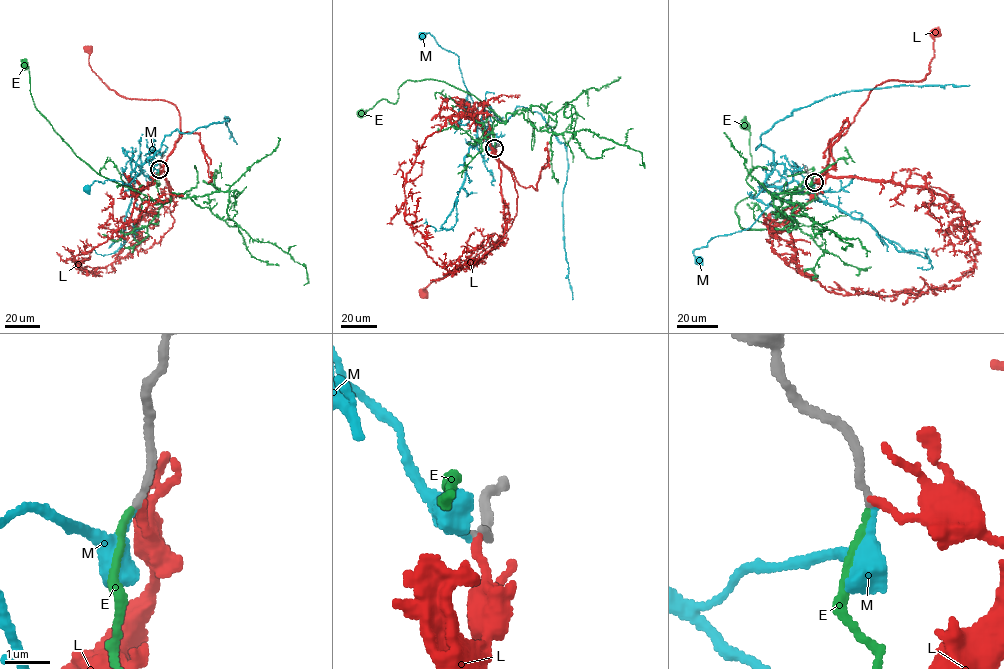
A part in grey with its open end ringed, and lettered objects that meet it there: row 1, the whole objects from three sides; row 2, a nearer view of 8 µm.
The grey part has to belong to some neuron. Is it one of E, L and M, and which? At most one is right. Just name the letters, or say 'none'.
E

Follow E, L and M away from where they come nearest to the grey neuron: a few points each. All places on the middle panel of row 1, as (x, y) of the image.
E: (495, 148), (493, 118), (504, 122), (443, 81), (409, 80), (396, 103), (384, 98), (360, 113)
L: (495, 148), (499, 161), (510, 171), (517, 195), (517, 211), (512, 224), (461, 267), (423, 288), (423, 293)
M: (495, 148), (485, 124), (471, 112), (473, 102), (463, 80), (458, 56), (441, 48), (430, 33), (423, 34)

